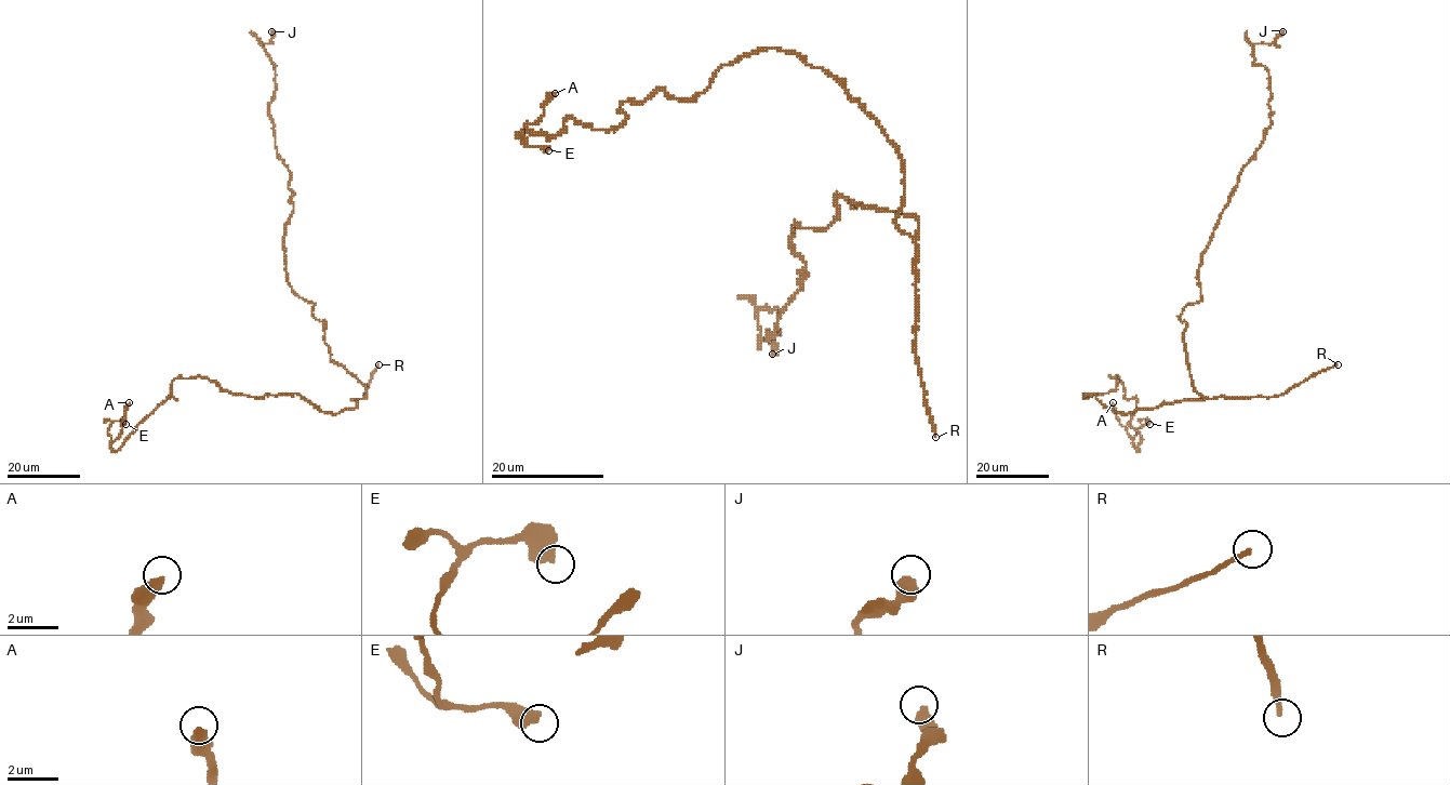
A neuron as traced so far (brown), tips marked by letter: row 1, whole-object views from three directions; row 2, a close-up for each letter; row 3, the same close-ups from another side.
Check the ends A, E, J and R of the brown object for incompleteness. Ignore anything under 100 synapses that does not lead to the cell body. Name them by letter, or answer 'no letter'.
R

